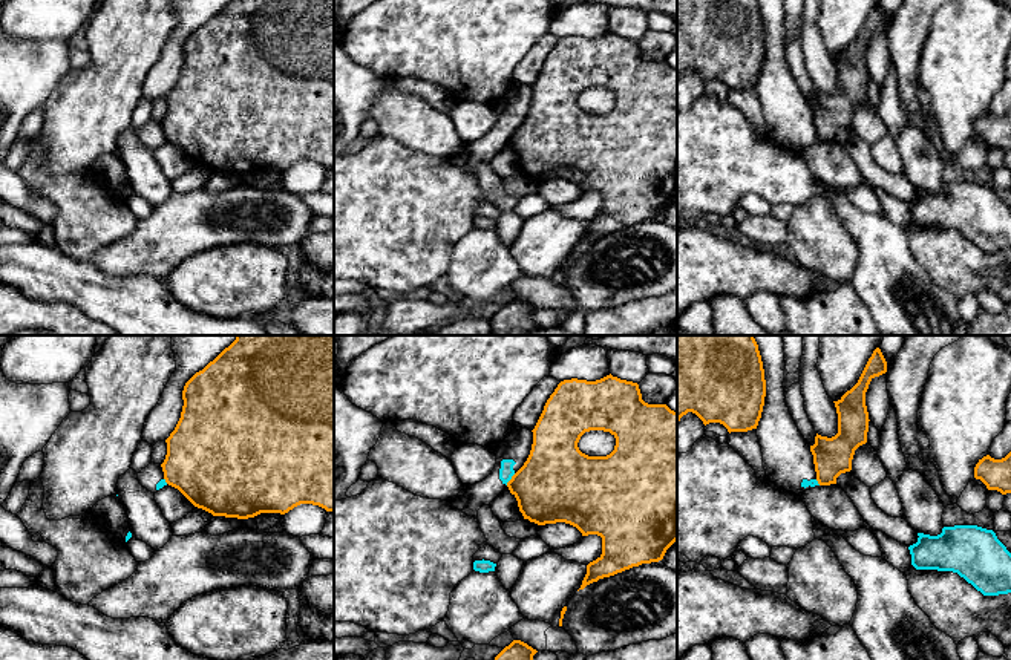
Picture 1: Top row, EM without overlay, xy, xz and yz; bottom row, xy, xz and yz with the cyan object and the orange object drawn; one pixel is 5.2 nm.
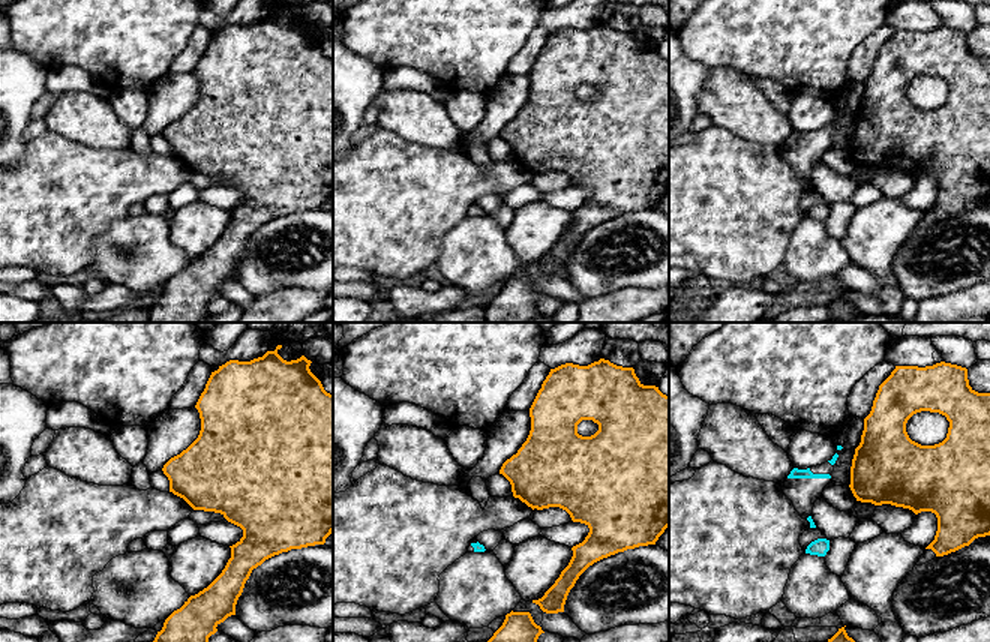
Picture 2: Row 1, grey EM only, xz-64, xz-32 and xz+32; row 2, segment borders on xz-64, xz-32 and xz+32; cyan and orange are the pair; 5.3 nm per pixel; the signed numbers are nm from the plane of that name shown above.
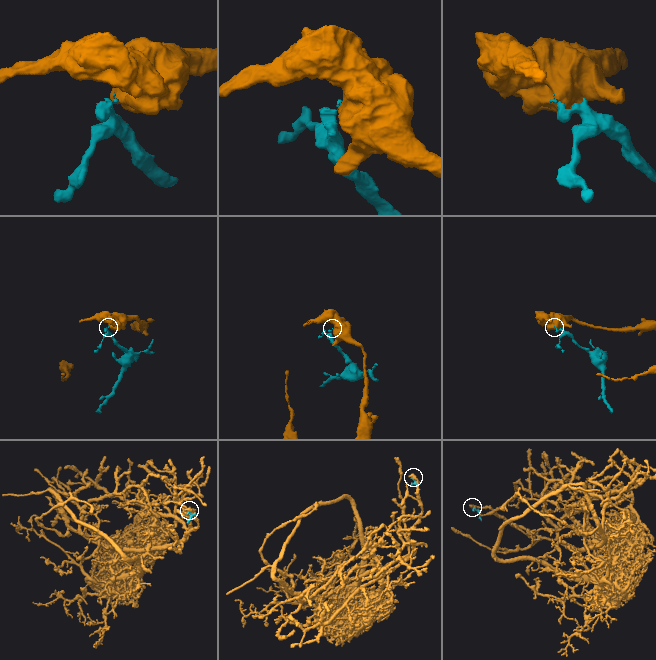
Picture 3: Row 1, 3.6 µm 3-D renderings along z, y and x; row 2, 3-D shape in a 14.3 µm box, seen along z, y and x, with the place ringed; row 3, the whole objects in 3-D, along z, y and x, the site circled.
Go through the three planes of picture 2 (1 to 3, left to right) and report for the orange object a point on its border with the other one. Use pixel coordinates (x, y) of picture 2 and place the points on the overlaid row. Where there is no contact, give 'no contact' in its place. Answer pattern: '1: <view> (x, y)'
1: no contact
2: no contact
3: no contact

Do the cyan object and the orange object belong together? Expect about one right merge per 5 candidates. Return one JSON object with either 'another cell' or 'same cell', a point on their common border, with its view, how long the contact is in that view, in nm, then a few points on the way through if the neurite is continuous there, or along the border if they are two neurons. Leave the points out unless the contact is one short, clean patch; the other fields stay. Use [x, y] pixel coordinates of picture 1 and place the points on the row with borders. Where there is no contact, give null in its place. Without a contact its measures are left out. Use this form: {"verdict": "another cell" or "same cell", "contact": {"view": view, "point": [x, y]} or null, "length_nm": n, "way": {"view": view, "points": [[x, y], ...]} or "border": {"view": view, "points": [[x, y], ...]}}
{"verdict": "another cell", "contact": {"view": "xz", "point": [510, 478]}, "length_nm": 80, "border": {"view": "xz", "points": [[515, 473], [506, 484]]}}

